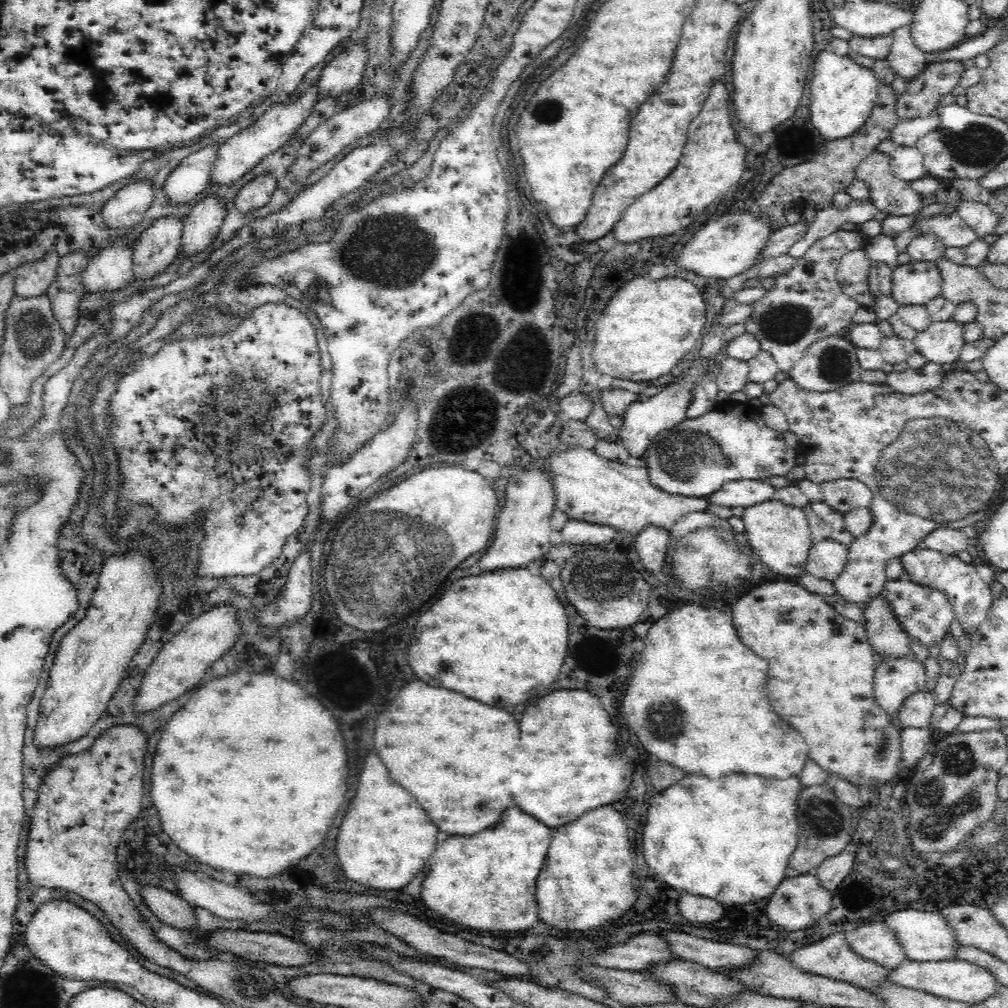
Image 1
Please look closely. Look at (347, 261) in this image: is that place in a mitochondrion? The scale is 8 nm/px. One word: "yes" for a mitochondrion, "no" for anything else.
yes

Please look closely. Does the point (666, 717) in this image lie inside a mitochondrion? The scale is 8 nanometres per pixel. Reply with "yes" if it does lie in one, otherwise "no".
yes

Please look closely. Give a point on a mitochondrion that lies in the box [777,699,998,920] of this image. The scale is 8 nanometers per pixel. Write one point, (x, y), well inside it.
(931, 813)

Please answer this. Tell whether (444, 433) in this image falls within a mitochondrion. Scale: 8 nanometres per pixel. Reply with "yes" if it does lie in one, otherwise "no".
yes

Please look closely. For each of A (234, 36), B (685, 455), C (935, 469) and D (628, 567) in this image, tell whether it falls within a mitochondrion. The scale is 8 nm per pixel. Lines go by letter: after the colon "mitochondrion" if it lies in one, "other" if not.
A: other
B: mitochondrion
C: mitochondrion
D: other

